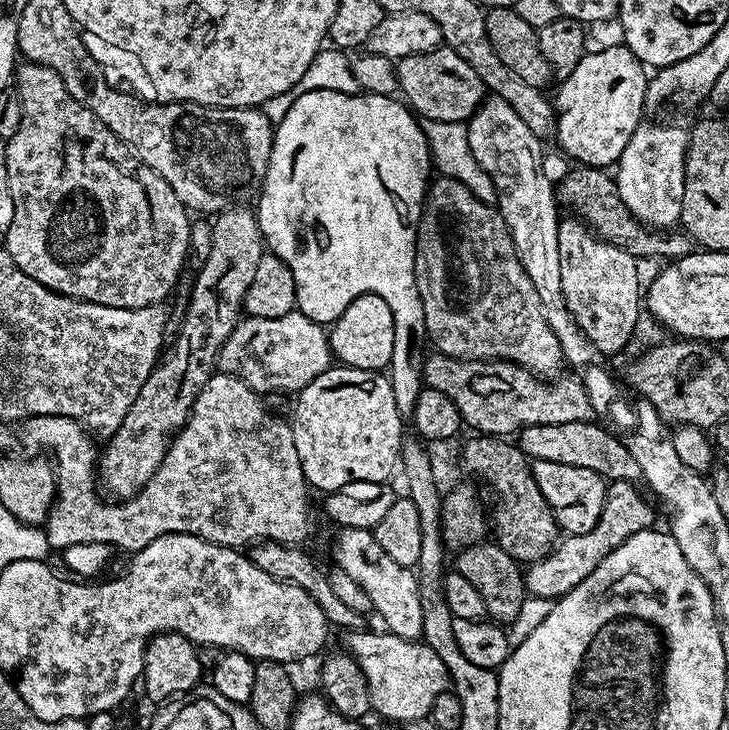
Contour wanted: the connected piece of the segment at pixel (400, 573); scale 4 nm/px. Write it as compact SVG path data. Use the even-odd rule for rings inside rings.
M343 528L336 536L332 552L336 555L335 567L346 570L370 598L375 615L384 619L383 627L395 636L419 641L422 637L422 601L418 599L418 582L413 569L398 566L382 546L378 546L375 531L367 528Z

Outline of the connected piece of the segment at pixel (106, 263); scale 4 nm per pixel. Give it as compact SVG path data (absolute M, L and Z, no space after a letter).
M24 62L17 67L14 73L14 86L22 98L22 122L18 122L18 130L8 139L6 150L6 187L8 196L12 199L12 221L8 224L8 233L2 240L3 247L8 249L10 258L18 267L30 274L34 282L42 282L50 290L60 292L64 296L90 304L114 306L115 308L145 308L151 304L167 301L171 294L180 271L184 268L184 259L190 256L189 244L191 242L191 223L189 209L174 194L174 190L167 184L155 170L146 166L140 157L128 147L124 141L119 140L106 126L106 122L99 120L86 106L82 106L66 90L62 78L50 70L50 66Z

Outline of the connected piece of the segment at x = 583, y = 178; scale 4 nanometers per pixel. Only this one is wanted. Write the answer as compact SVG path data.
M576 166L573 169L564 180L564 196L576 207L575 215L587 222L601 239L608 240L637 258L643 256L679 258L693 251L693 241L683 231L657 230L643 224L639 217L628 209L626 202L622 200L622 194L618 194L616 177L611 171L591 166Z

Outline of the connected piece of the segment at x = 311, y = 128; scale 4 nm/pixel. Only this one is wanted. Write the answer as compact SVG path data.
M335 86L332 90L310 90L297 98L280 124L275 125L272 134L270 162L266 166L264 181L260 183L258 189L260 201L254 204L254 211L260 232L264 235L267 251L282 262L286 262L286 266L290 268L290 274L294 276L296 308L303 316L310 318L315 324L330 326L340 317L342 310L346 310L346 306L350 306L350 302L354 302L354 298L367 292L373 292L374 295L380 296L386 302L386 306L390 306L390 314L394 314L394 354L388 363L386 375L394 390L394 402L398 402L401 417L408 418L411 417L414 410L414 402L418 402L418 394L426 387L424 361L430 348L426 330L426 314L422 310L422 298L418 294L418 282L416 281L416 231L424 209L424 195L428 192L430 177L434 172L432 152L428 148L428 139L421 121L417 119L407 103L401 102L395 95L379 96L377 93L363 90L355 91L341 92L341 89Z

